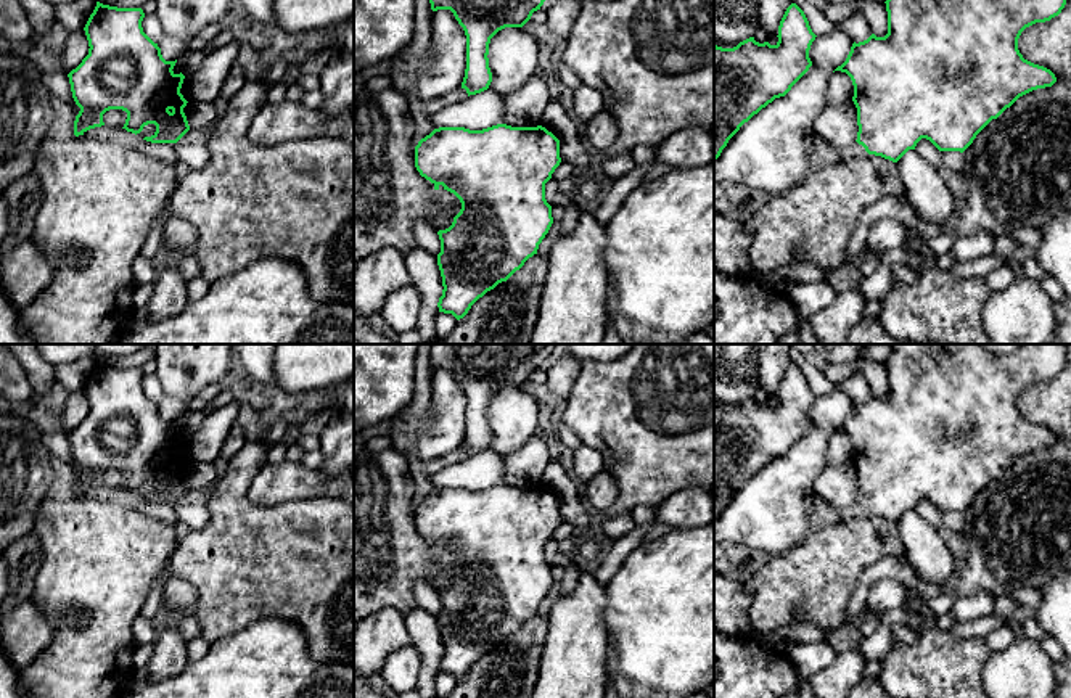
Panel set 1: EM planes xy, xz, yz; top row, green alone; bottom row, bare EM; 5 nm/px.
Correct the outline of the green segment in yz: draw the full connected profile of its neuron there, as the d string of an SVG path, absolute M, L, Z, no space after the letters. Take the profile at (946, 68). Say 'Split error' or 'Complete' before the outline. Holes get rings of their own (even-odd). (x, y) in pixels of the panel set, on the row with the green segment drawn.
Complete. M886 0L888 34L852 43L846 61L835 71L846 72L854 85L857 108L857 143L868 154L897 162L921 138L939 151L963 153L976 135L1010 108L1020 96L1052 87L1055 74L1023 58L1018 50L1021 32L1058 16L1066 0Z

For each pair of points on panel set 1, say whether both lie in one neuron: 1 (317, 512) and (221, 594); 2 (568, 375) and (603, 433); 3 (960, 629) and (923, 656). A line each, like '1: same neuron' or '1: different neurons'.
1: same neuron
2: different neurons
3: different neurons

